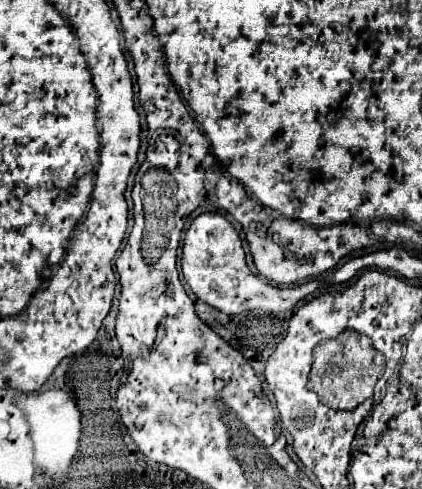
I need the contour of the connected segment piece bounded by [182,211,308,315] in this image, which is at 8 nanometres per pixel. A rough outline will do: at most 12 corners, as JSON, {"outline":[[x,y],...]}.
{"outline":[[220,213],[186,231],[182,271],[226,315],[290,311],[308,283],[272,287]]}

